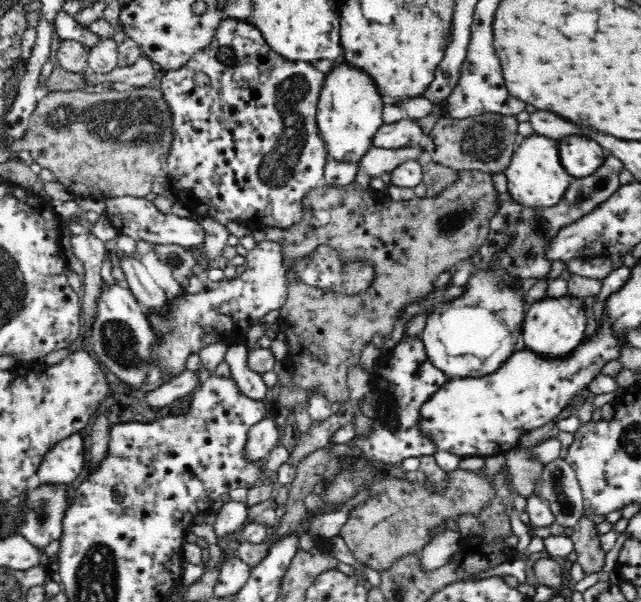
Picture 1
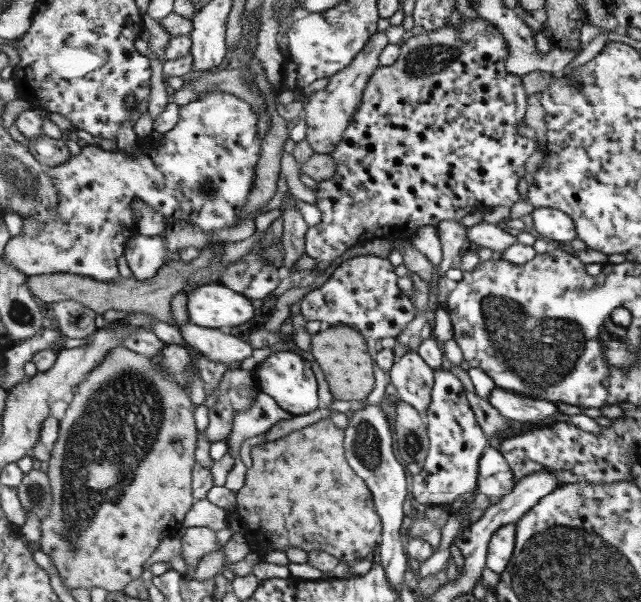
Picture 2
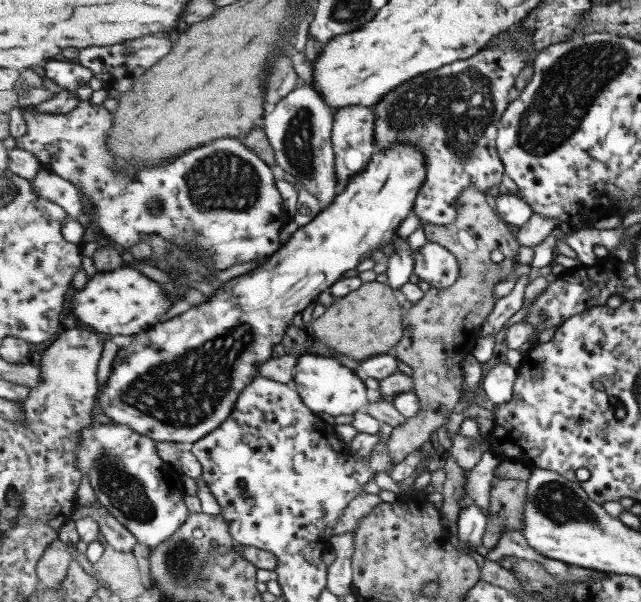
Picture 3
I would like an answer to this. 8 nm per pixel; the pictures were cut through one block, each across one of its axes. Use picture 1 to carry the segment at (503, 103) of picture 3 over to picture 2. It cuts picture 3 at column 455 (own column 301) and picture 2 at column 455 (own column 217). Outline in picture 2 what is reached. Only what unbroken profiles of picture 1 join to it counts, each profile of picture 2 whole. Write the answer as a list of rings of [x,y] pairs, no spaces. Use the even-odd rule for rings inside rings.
[[[467,18],[461,28],[447,27],[441,31],[423,34],[421,36],[408,35],[401,42],[401,56],[390,67],[379,67],[371,76],[367,84],[363,104],[357,111],[351,126],[347,128],[344,140],[339,142],[336,150],[331,153],[337,162],[338,172],[331,180],[321,180],[315,188],[317,202],[315,206],[321,210],[321,222],[311,227],[306,235],[306,254],[316,259],[317,266],[311,270],[310,277],[321,276],[331,262],[335,262],[339,256],[343,256],[349,248],[359,244],[366,244],[375,239],[389,239],[393,242],[401,242],[412,239],[423,226],[438,226],[442,220],[456,220],[459,222],[463,216],[473,212],[486,212],[497,206],[511,207],[519,200],[525,199],[524,188],[532,173],[533,163],[539,156],[537,141],[524,138],[517,134],[517,125],[523,123],[527,112],[526,89],[523,87],[523,76],[515,76],[507,72],[507,57],[511,46],[503,32],[491,24],[485,18]]]

